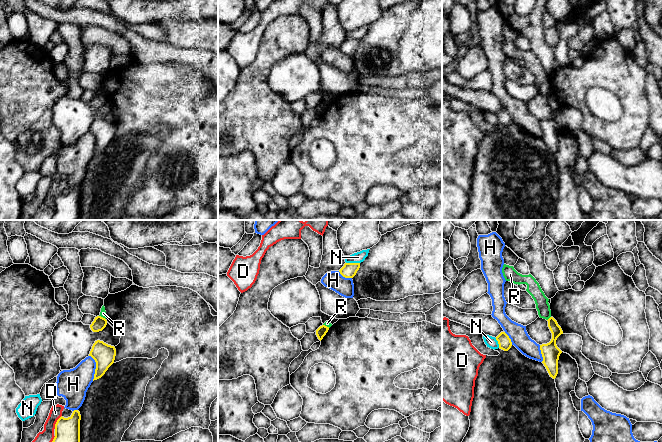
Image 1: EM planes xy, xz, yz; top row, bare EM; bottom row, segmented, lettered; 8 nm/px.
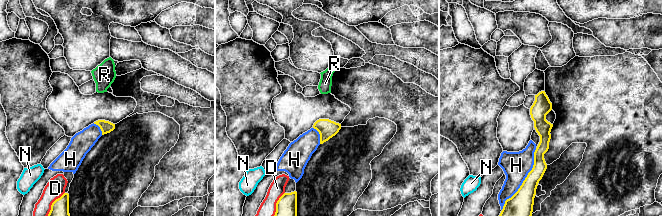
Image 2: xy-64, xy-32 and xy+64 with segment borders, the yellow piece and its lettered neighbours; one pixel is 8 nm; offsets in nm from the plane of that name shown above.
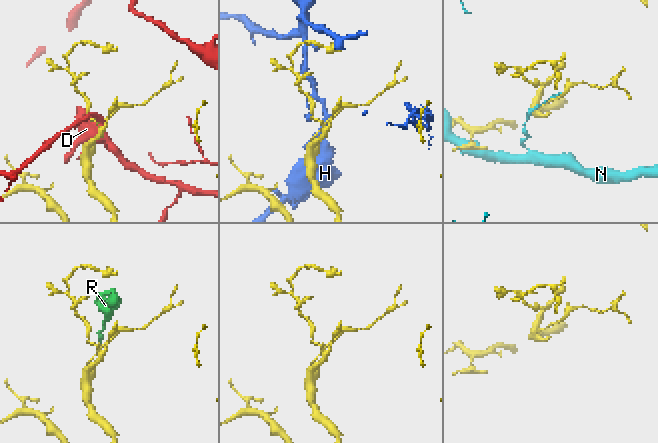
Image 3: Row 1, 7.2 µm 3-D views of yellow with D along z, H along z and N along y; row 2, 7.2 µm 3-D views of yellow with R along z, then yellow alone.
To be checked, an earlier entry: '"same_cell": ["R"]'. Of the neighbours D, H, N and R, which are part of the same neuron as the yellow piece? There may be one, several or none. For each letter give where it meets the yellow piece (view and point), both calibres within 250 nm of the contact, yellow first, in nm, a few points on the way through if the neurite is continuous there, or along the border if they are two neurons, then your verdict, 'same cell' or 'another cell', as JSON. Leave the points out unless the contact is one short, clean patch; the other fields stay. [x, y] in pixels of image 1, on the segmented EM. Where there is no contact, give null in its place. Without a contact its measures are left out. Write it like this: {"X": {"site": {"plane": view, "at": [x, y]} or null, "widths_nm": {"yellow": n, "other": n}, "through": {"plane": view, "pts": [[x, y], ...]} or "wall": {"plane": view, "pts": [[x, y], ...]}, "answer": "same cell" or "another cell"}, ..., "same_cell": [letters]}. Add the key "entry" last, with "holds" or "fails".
{"D": {"site": {"plane": "xy", "at": [56, 422]}, "widths_nm": {"yellow": 190, "other": 110}, "answer": "another cell"}, "H": {"site": {"plane": "xy", "at": [96, 368]}, "widths_nm": {"yellow": 180, "other": 240}, "answer": "another cell"}, "N": {"site": {"plane": "xz", "at": [353, 263]}, "widths_nm": {"yellow": 120, "other": 90}, "answer": "another cell"}, "R": {"site": {"plane": "yz", "at": [549, 318]}, "widths_nm": {"yellow": 120, "other": 110}, "wall": {"plane": "yz", "pts": [[550, 316], [547, 320]]}, "answer": "another cell"}, "same_cell": [], "entry": "fails"}

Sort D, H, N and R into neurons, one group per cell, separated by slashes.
D / H / N / R

